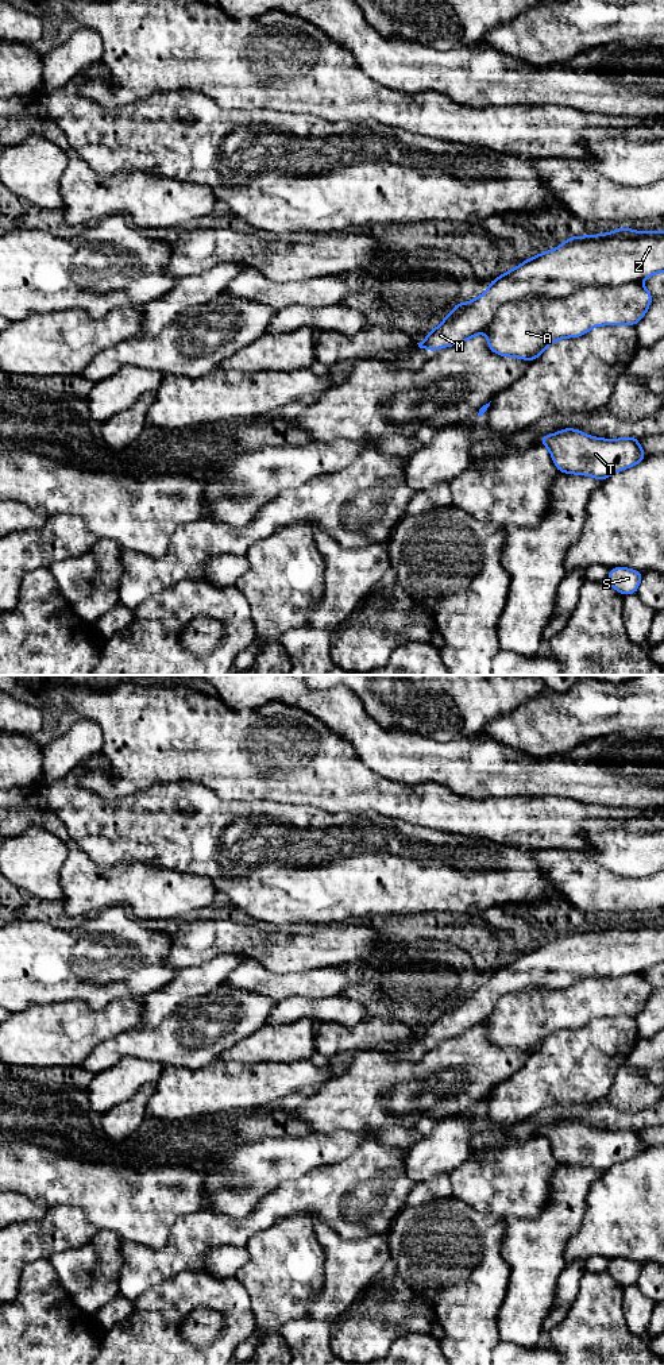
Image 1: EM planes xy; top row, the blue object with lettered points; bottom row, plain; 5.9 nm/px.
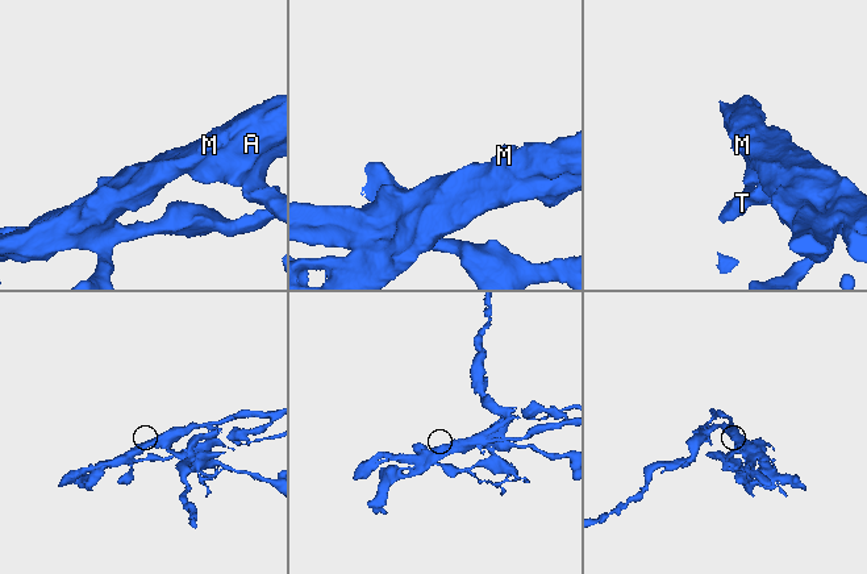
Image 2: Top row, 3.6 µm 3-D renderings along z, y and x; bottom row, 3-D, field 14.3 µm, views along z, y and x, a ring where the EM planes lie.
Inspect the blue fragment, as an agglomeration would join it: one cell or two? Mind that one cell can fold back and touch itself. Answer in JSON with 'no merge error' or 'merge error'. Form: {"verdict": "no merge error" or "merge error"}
{"verdict": "merge error"}

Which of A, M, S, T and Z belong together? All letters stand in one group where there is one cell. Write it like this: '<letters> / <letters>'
A S T / M Z

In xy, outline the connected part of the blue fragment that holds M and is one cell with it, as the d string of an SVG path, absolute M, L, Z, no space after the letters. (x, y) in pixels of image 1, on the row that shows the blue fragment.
M618 228L610 234L590 235L590 236L572 236L561 242L561 246L543 251L534 258L526 259L520 266L507 273L501 274L487 285L489 292L482 293L470 302L455 302L453 312L443 319L441 324L428 332L424 342L417 343L420 348L433 351L448 346L460 344L478 333L483 332L494 319L495 313L509 302L524 301L528 297L537 300L551 300L556 297L565 297L584 286L615 288L638 282L646 277L664 271L664 232L641 232L630 228Z

